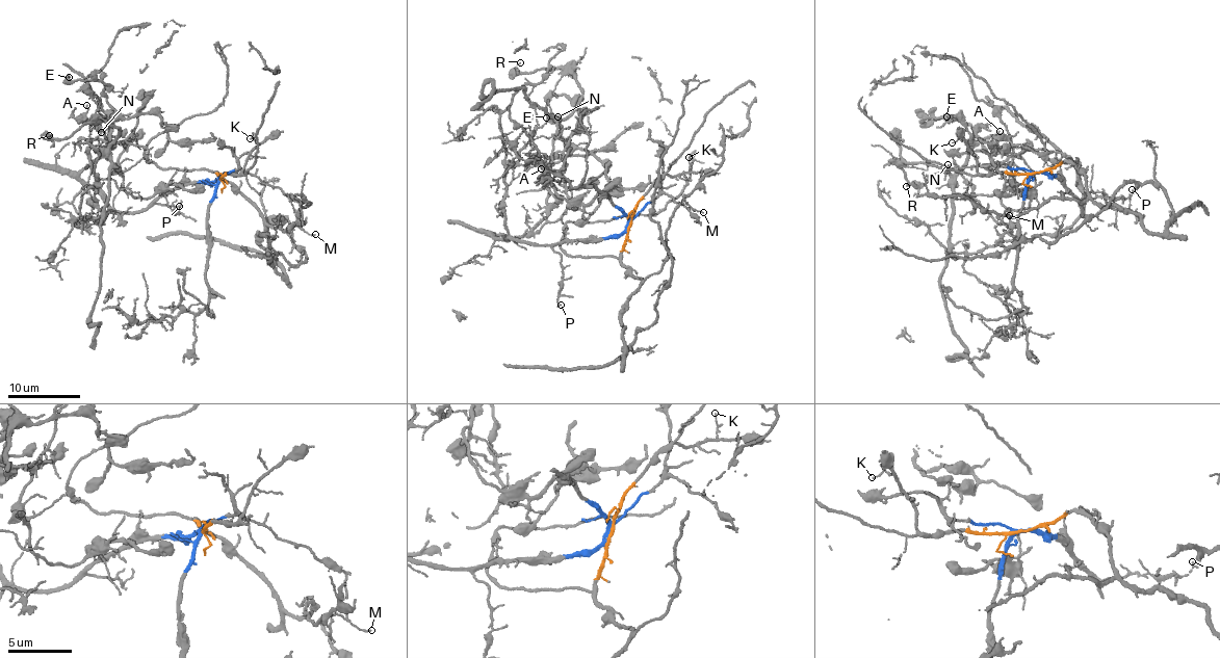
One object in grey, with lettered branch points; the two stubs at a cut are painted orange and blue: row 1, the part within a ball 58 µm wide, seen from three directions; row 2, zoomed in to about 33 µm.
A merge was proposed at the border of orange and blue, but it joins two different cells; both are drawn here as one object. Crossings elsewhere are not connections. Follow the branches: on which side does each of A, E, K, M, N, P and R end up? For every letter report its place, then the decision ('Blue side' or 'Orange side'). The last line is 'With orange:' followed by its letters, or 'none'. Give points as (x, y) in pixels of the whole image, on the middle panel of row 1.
A: Place: (541, 168). Blue side
E: Place: (546, 117). Blue side
K: Place: (689, 157). Orange side
M: Place: (703, 212). Orange side
N: Place: (557, 116). Blue side
P: Place: (561, 305). Blue side
R: Place: (520, 62). Blue side
With orange: K, M

